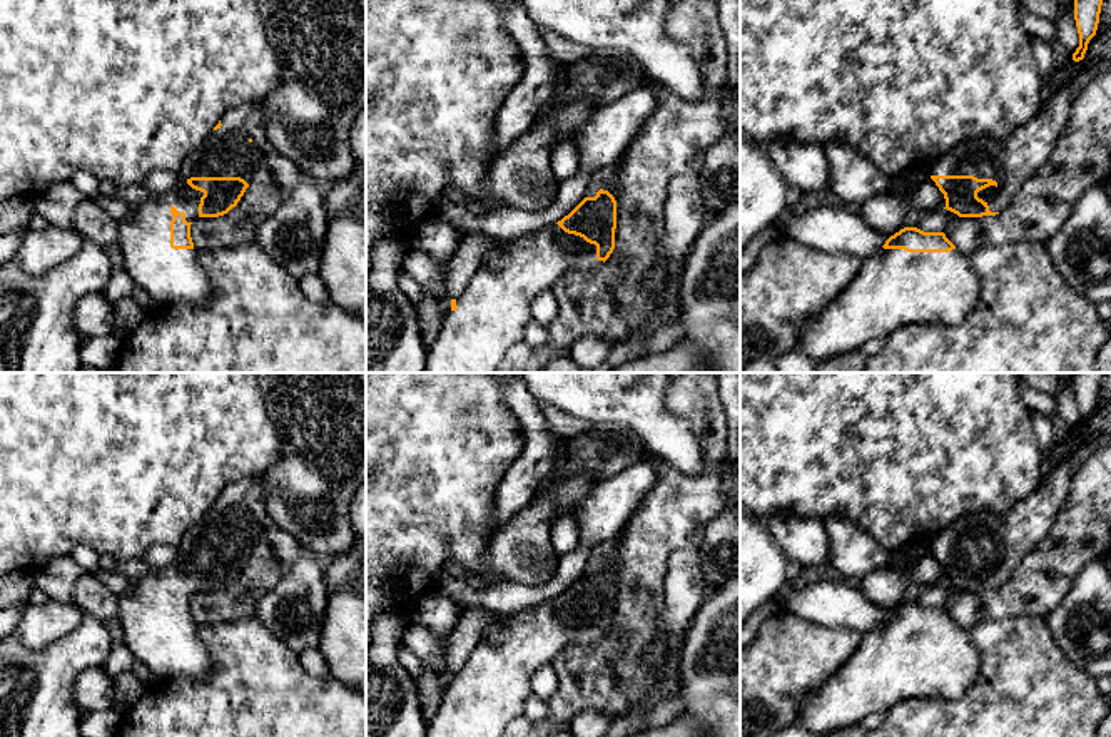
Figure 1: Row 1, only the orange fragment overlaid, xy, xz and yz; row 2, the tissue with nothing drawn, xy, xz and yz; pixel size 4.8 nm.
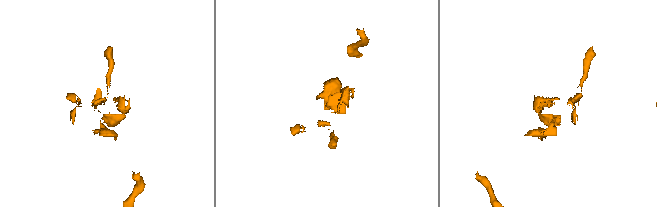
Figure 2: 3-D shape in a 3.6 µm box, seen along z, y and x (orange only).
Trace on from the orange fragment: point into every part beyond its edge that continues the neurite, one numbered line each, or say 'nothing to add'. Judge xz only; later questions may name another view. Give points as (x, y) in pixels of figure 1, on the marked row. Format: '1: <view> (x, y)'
1: xz (493, 310)

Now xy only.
1: xy (171, 276)

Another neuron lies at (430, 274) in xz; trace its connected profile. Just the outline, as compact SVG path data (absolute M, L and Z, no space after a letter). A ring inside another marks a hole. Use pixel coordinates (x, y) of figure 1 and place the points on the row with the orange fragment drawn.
M409 247L403 257L401 267L423 289L423 304L416 309L416 314L423 331L423 343L428 349L436 341L446 316L439 311L439 302L448 297L448 266L439 264L423 251Z

